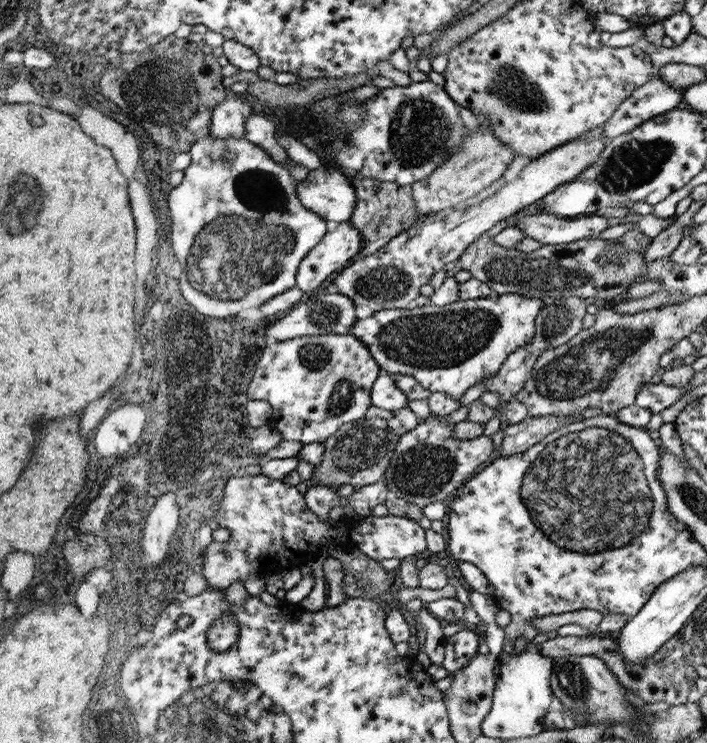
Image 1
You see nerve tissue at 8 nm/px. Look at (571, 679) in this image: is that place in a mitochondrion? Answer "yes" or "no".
yes

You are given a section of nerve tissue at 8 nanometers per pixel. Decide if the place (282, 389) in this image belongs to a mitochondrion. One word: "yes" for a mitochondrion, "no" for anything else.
no

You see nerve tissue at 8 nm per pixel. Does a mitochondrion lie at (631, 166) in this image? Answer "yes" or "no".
yes

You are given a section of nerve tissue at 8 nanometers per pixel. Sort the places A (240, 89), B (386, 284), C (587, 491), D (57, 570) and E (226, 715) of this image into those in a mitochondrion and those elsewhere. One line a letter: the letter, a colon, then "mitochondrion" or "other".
A: other
B: mitochondrion
C: mitochondrion
D: other
E: mitochondrion

